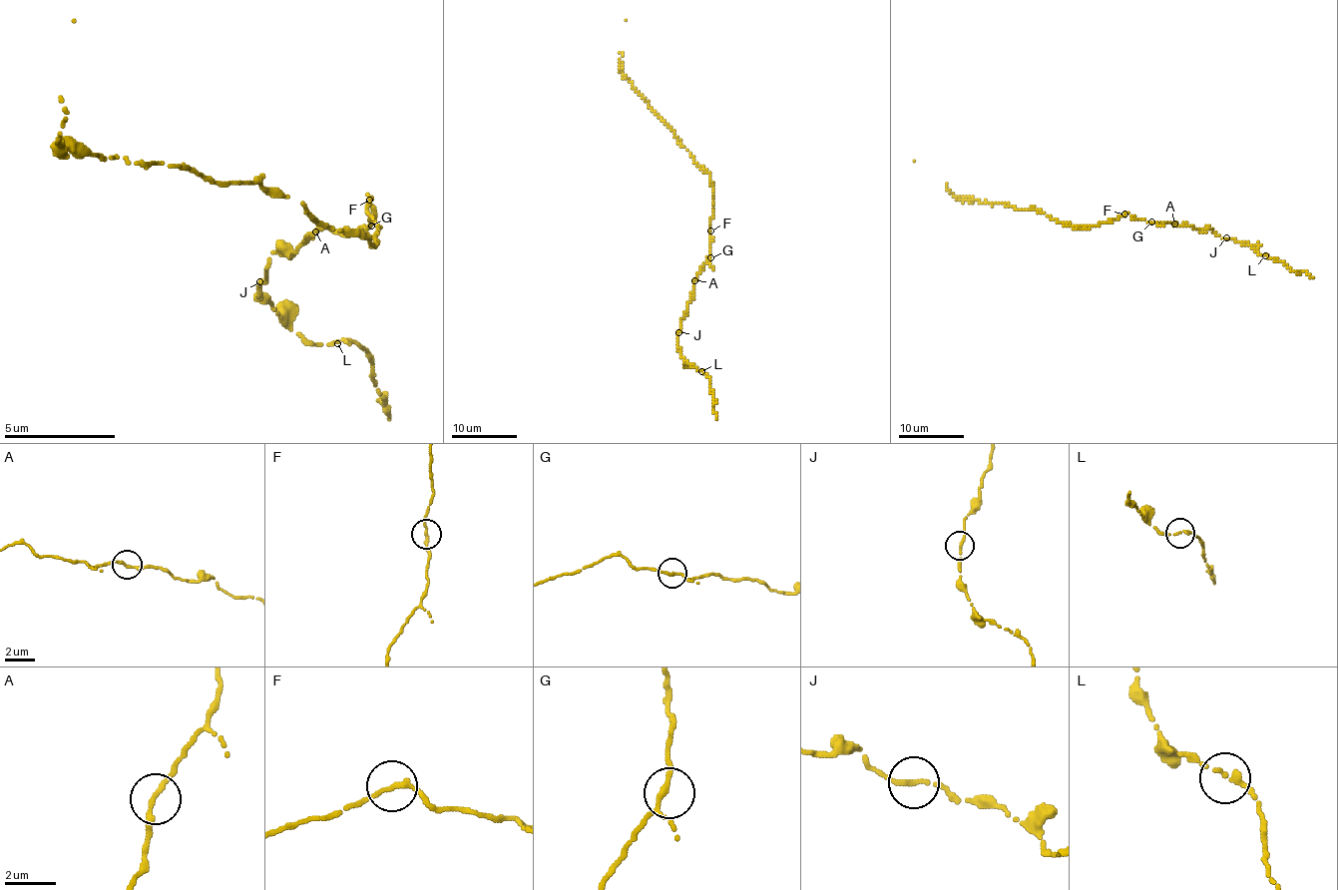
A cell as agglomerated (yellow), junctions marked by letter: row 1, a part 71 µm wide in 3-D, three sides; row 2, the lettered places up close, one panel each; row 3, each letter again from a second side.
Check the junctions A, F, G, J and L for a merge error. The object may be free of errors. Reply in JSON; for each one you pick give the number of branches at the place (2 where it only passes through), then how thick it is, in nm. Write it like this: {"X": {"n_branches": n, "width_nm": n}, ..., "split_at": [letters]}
{"split_at": []}

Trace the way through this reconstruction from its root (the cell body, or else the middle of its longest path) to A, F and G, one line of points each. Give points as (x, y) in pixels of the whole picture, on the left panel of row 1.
A: (371, 215), (365, 209), (371, 198), (376, 215), (371, 225), (359, 225), (348, 236), (326, 225), (315, 231)
F: (371, 215), (365, 209), (371, 204), (371, 198)
G: (371, 215), (365, 209), (371, 204), (371, 198), (371, 209), (376, 215), (371, 221), (371, 225)

